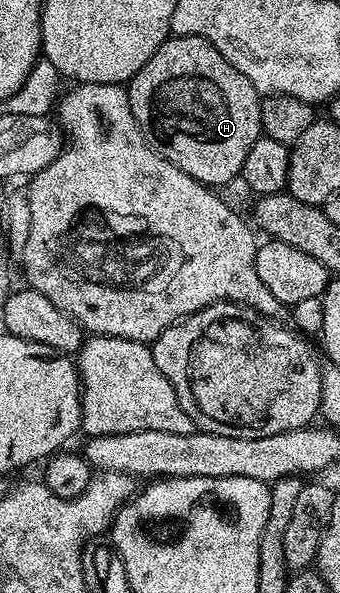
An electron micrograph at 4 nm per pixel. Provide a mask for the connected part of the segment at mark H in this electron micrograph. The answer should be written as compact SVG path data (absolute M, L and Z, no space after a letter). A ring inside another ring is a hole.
M177 34L168 36L145 60L131 81L125 86L129 96L129 104L133 108L133 116L137 120L143 139L149 143L162 158L168 158L181 172L193 176L204 186L220 188L243 173L245 156L249 156L249 148L263 134L261 128L261 95L249 84L209 40L201 36L185 36Z

